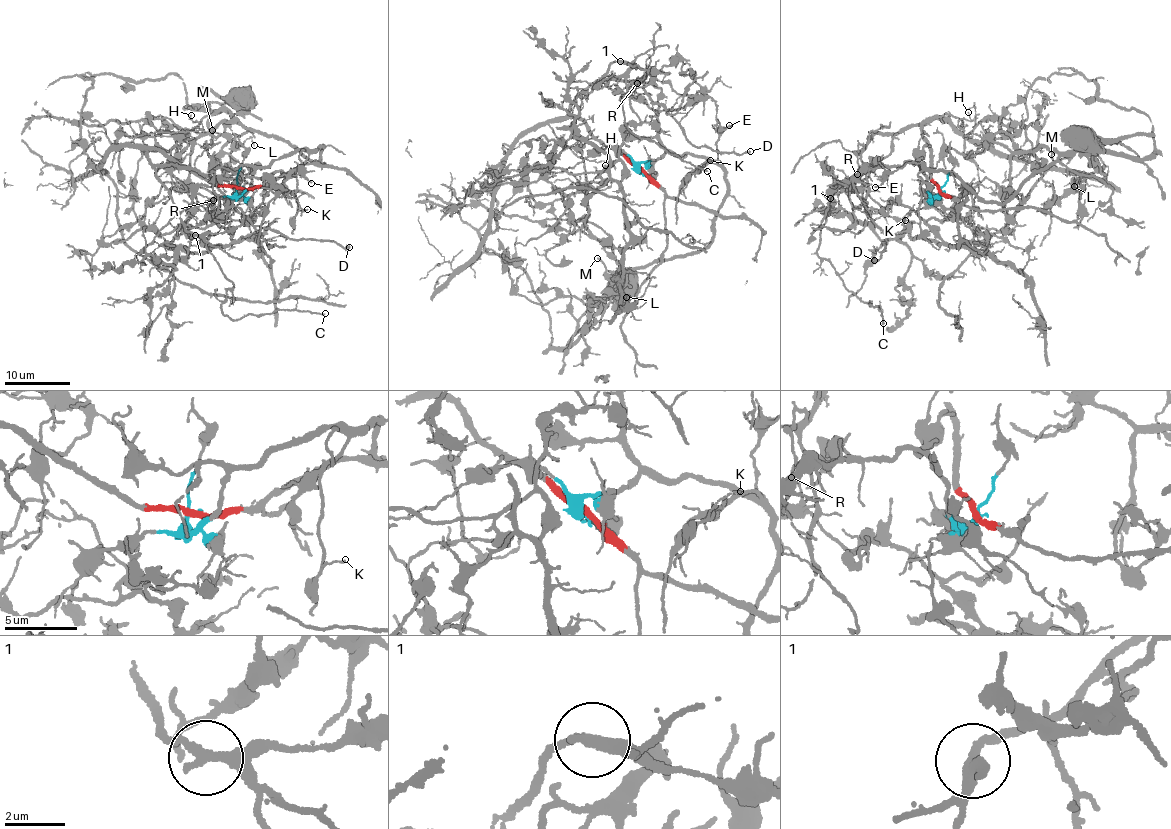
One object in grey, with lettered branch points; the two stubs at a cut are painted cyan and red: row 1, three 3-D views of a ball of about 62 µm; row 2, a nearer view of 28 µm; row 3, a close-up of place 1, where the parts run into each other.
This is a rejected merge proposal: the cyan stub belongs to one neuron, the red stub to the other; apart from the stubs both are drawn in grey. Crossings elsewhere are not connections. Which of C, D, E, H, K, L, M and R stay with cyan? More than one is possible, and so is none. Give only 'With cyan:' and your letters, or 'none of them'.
With cyan: E, K, L, M, R

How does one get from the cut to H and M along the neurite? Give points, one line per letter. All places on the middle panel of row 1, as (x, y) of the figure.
H: (640, 170), (592, 138), (581, 119), (558, 117), (550, 123), (575, 154), (616, 161), (604, 169), (606, 164)
M: (640, 170), (642, 162), (668, 153), (717, 162), (727, 197), (713, 239), (614, 277), (597, 257)

